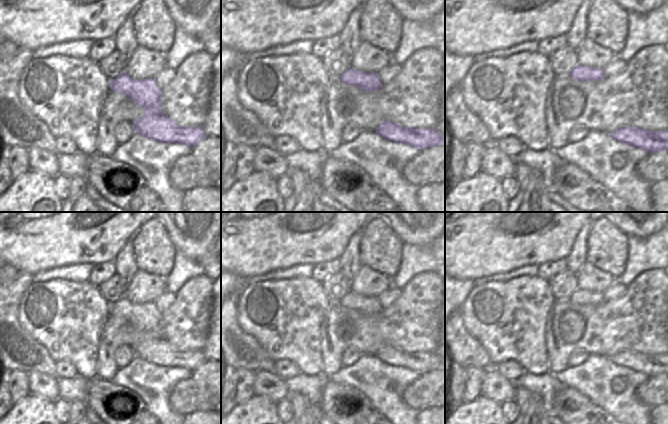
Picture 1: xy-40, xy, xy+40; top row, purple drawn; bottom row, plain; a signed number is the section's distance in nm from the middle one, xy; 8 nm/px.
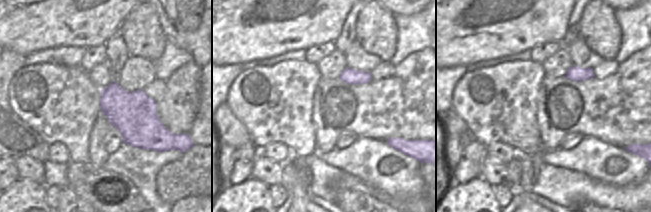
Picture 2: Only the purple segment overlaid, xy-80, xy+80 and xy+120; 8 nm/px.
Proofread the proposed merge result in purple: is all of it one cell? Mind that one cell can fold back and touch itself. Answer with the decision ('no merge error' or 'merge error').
no merge error

